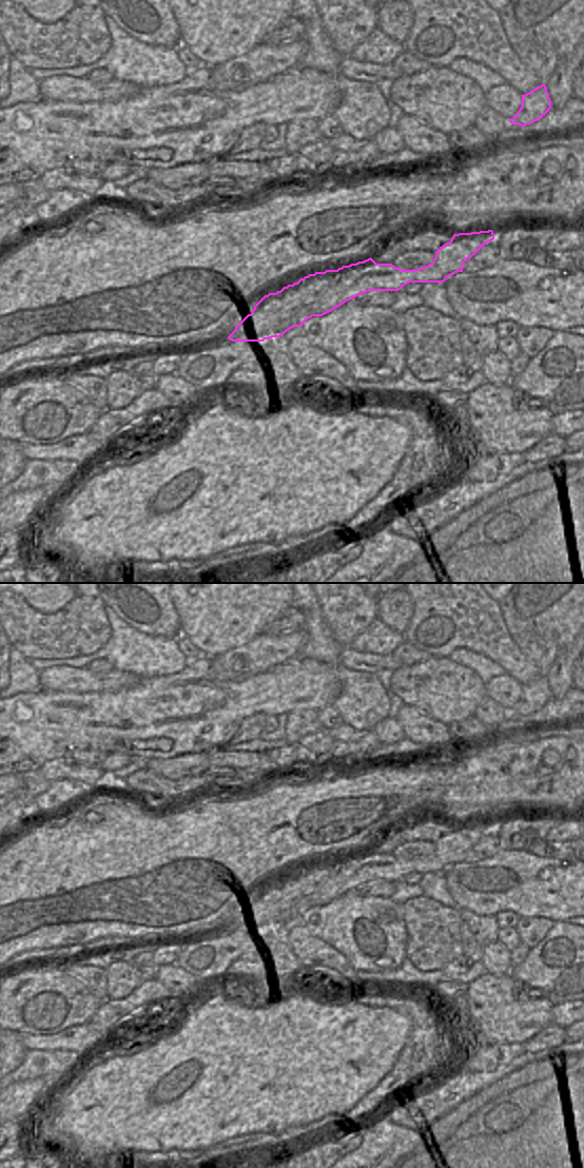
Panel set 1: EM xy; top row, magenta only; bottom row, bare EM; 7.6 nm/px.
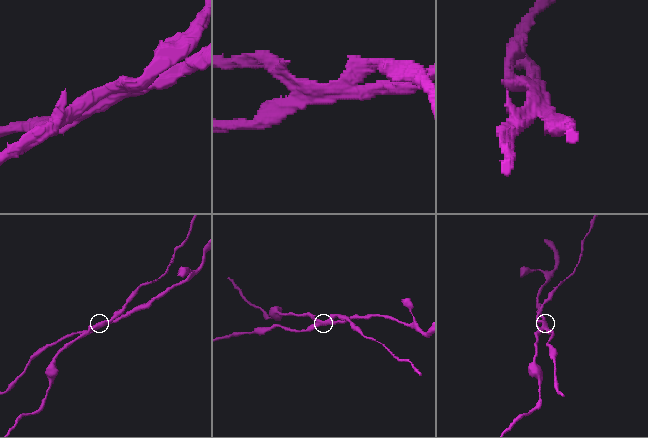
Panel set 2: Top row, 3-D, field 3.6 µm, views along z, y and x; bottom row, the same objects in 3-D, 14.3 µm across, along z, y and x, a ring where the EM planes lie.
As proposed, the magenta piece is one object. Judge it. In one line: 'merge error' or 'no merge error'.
merge error

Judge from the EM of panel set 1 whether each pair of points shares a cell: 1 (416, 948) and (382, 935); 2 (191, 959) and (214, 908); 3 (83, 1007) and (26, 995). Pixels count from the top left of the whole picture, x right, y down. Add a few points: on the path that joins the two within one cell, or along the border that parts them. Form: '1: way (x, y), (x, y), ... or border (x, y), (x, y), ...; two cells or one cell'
1: border (403, 919), (407, 935), (406, 956); two cells
2: border (193, 935), (196, 936); two cells
3: way (70, 1003), (65, 998), (40, 998); one cell

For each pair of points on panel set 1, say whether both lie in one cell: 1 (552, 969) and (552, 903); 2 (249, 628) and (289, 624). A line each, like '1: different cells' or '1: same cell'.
1: different cells
2: different cells

